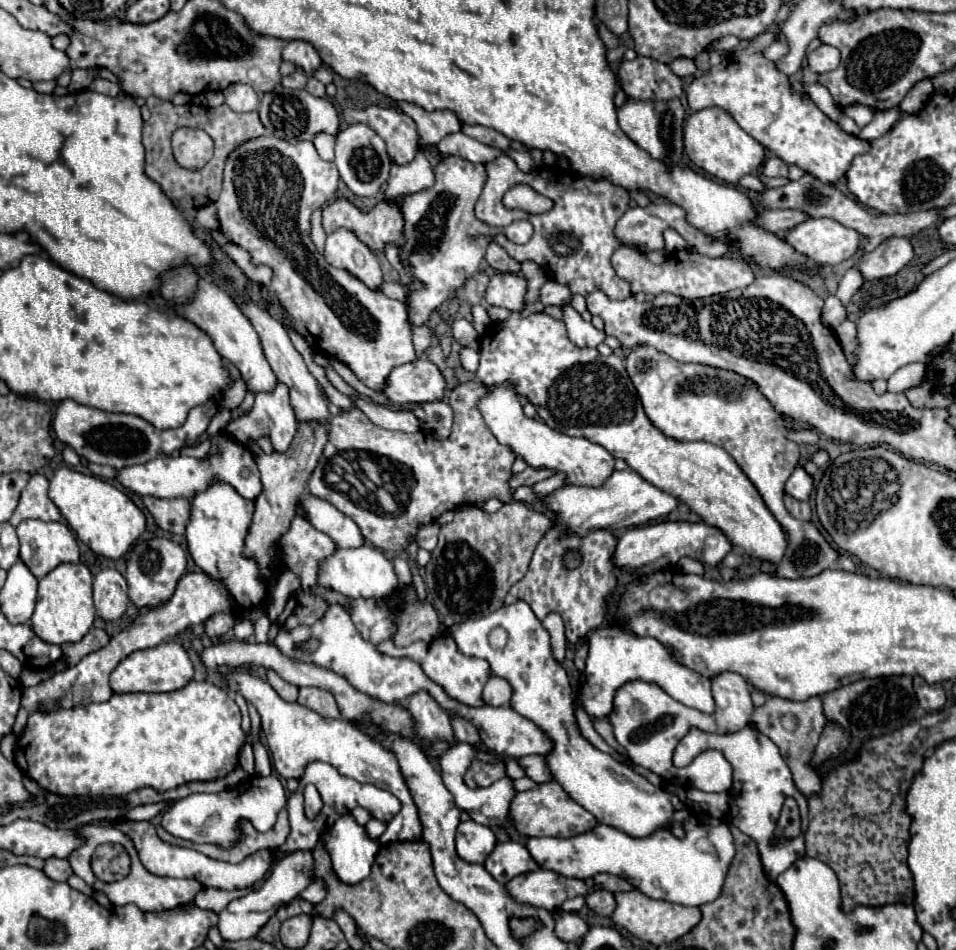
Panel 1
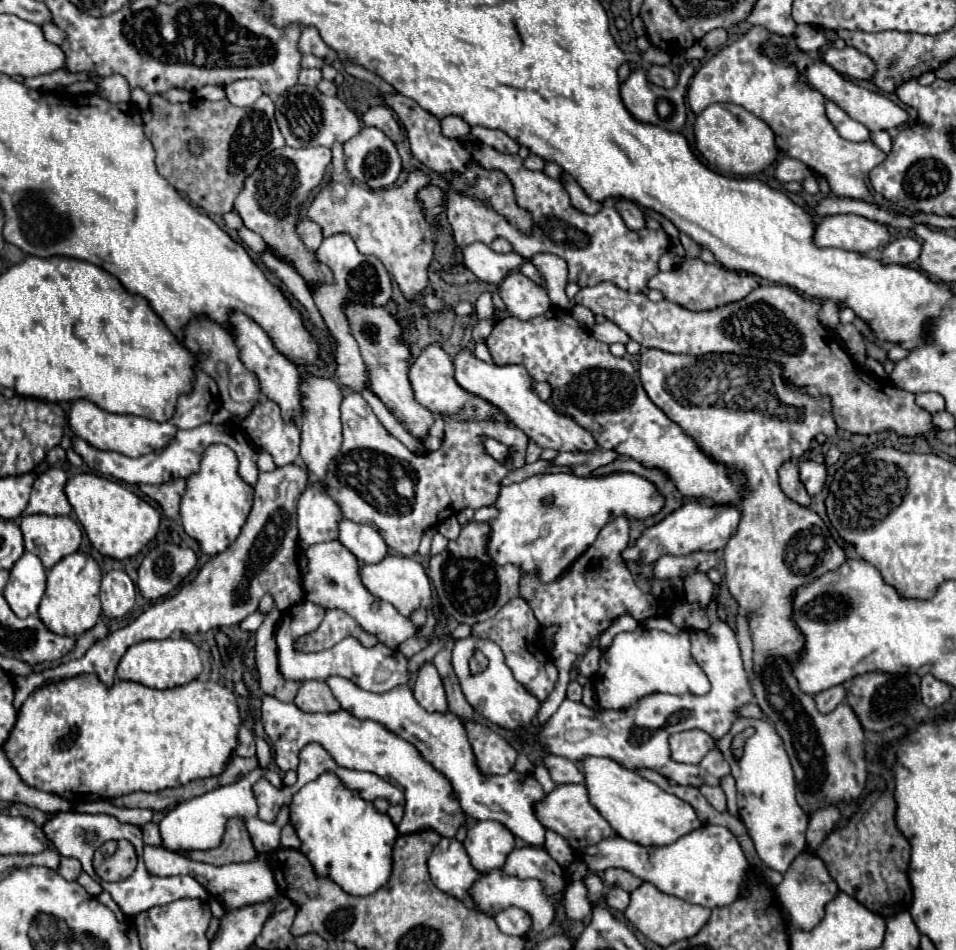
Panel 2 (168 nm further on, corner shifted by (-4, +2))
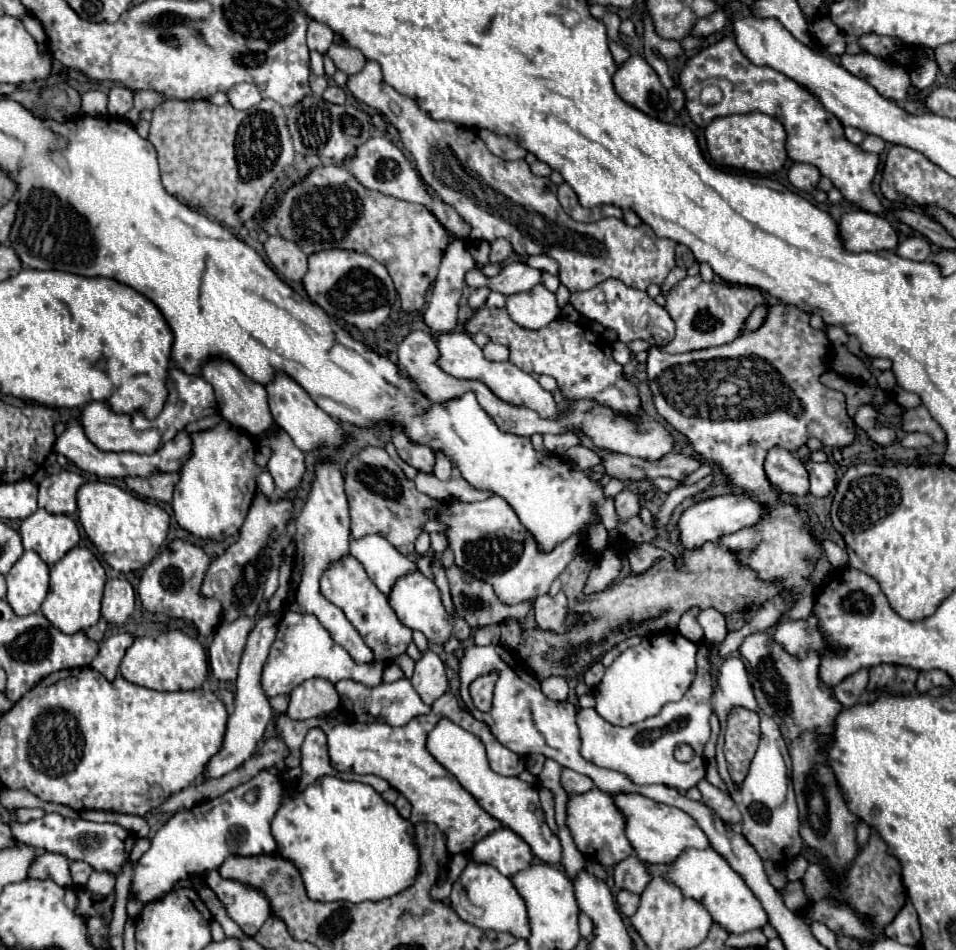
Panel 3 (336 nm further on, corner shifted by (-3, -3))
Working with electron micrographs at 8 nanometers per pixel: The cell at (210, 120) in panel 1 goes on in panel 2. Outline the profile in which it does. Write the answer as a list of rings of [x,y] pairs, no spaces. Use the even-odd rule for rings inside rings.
[[[162,95],[150,97],[152,119],[144,125],[144,133],[156,149],[158,173],[194,205],[206,213],[228,213],[240,185],[252,169],[256,169],[260,157],[276,147],[284,145],[284,137],[278,131],[274,119],[274,101],[262,95],[252,107],[236,107],[228,99],[210,103],[194,99],[188,103],[170,103]],[[200,139],[204,153],[194,157],[188,151],[188,141]]]

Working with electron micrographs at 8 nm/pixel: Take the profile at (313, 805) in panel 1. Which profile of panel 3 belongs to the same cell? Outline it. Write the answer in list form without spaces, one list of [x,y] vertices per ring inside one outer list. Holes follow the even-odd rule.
[[[325,776],[309,784],[301,792],[285,790],[281,806],[273,818],[271,834],[277,840],[277,854],[293,862],[299,870],[307,896],[319,902],[379,902],[413,886],[419,874],[419,848],[415,842],[415,826],[403,818],[397,808],[381,798],[377,790],[361,782],[345,782]]]

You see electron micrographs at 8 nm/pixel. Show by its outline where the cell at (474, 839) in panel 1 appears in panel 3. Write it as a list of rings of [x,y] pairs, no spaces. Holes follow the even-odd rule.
[[[501,828],[481,842],[475,844],[471,850],[471,858],[475,862],[485,862],[495,866],[503,876],[513,876],[531,866],[533,852],[529,844],[509,828]]]

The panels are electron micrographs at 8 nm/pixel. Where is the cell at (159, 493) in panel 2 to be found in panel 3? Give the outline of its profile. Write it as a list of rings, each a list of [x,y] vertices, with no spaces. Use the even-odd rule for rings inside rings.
[[[155,472],[149,478],[125,478],[125,484],[137,492],[143,498],[153,498],[159,502],[171,502],[173,496],[173,486],[179,480],[179,474],[167,474],[167,472]]]

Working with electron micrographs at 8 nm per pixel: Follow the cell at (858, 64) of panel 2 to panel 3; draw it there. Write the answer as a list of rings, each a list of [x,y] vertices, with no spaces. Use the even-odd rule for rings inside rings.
[[[843,54],[841,66],[849,70],[853,76],[867,80],[887,100],[895,100],[897,104],[901,104],[909,98],[911,88],[909,74],[905,68],[897,64],[885,62],[871,54],[857,54],[857,56]]]

